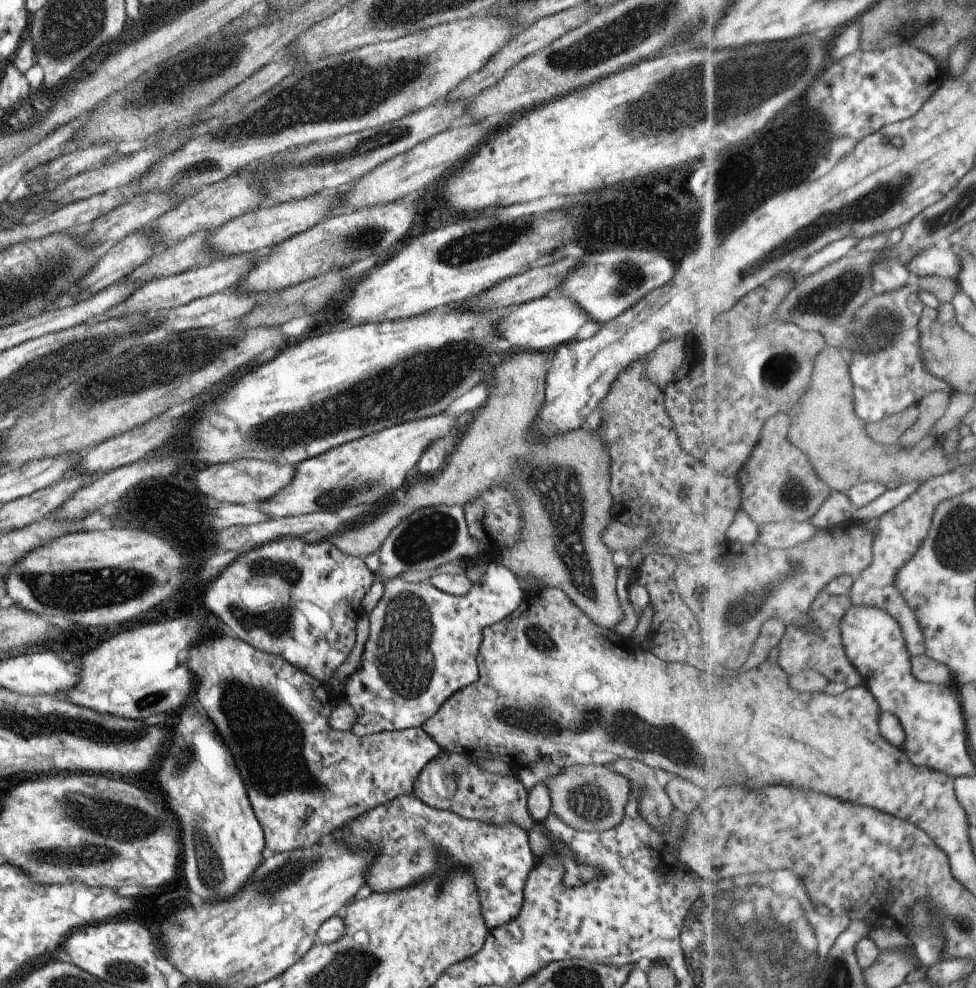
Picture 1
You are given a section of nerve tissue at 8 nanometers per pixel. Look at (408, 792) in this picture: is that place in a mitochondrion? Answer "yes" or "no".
no

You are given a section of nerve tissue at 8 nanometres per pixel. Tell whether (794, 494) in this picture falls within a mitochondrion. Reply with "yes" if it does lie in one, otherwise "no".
yes

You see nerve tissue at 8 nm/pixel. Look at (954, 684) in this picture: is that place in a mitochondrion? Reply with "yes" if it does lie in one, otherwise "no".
no

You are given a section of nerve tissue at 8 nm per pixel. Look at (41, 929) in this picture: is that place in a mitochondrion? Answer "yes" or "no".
no

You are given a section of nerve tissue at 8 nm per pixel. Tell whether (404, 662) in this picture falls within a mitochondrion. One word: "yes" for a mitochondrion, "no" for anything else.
yes

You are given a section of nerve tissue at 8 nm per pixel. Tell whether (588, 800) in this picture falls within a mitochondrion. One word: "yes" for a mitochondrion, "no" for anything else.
yes

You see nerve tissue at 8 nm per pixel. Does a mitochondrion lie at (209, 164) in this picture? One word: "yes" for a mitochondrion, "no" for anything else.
yes

